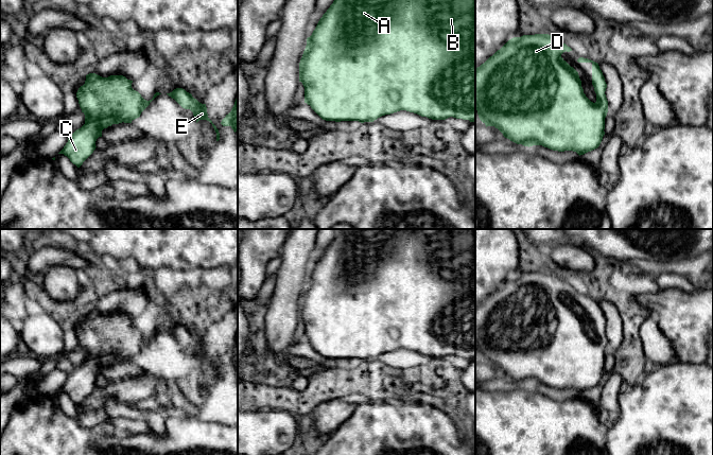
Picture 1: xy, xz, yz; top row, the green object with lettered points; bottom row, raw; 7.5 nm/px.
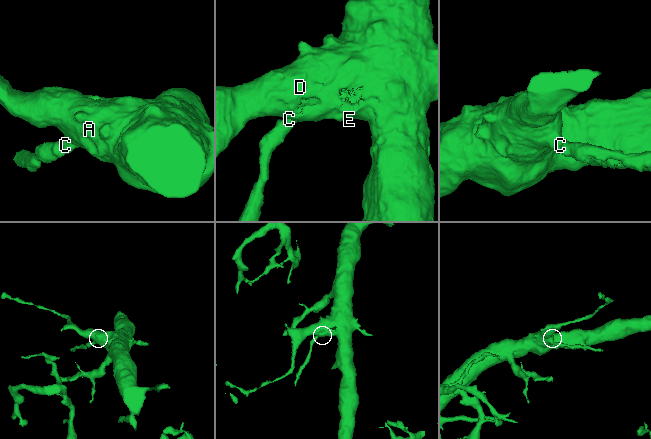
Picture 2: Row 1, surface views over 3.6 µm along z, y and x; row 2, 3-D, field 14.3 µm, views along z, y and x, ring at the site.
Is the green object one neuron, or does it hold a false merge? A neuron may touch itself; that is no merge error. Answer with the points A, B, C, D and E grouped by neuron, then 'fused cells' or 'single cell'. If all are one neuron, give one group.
groups A B C D E; single cell

